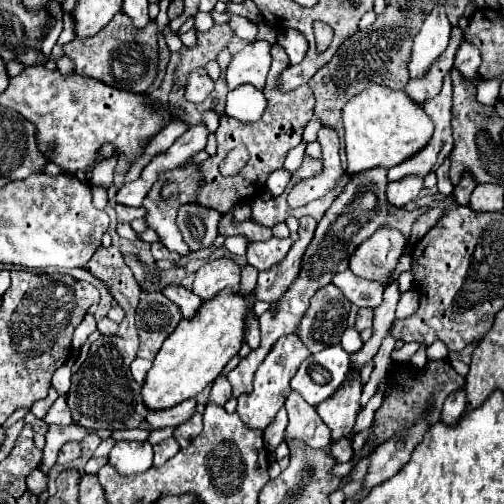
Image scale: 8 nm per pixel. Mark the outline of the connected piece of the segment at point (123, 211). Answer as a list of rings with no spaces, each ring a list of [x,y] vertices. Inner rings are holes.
[[[117,205],[117,219],[131,223],[133,219],[143,219],[145,209],[143,207],[127,207],[127,205]]]

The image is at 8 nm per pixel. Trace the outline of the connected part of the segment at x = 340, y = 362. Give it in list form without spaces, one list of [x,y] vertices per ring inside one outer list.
[[[331,345],[309,355],[301,363],[297,375],[291,379],[291,389],[297,391],[309,405],[319,405],[337,391],[347,371],[349,353],[341,345]]]

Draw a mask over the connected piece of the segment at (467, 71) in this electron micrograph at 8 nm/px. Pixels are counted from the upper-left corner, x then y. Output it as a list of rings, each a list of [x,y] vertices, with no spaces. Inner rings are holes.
[[[463,39],[457,49],[457,55],[455,55],[455,67],[465,75],[465,79],[473,79],[479,65],[481,65],[479,49],[473,43],[469,43],[467,39]]]

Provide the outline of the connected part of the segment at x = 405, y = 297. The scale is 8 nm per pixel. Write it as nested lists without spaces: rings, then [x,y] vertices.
[[[409,289],[407,293],[401,295],[399,307],[397,307],[397,317],[399,317],[399,319],[407,319],[407,317],[411,317],[417,309],[419,309],[419,297],[417,297],[417,291]]]

